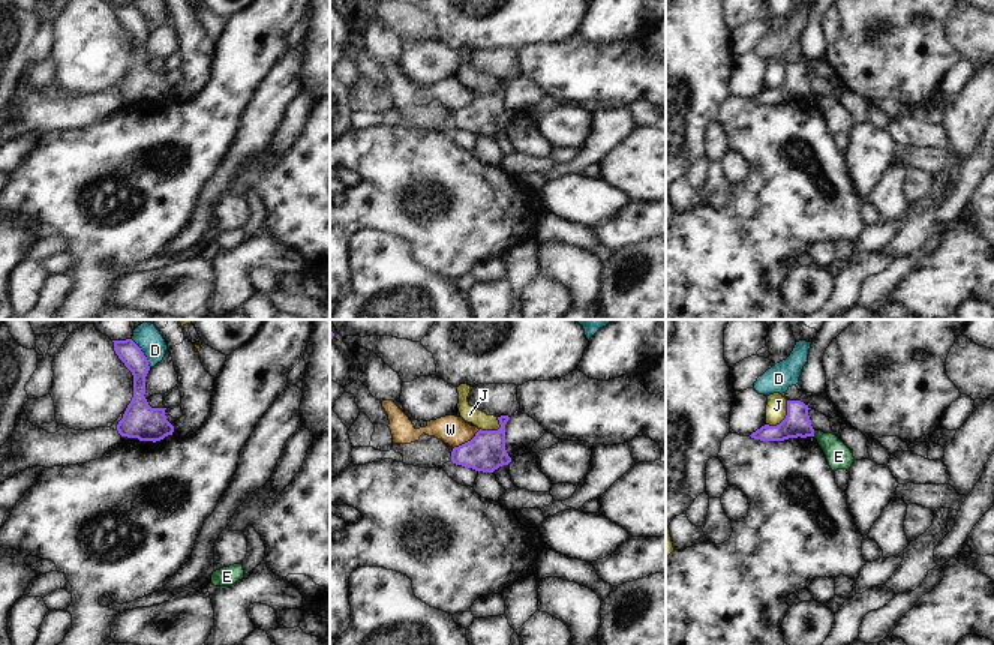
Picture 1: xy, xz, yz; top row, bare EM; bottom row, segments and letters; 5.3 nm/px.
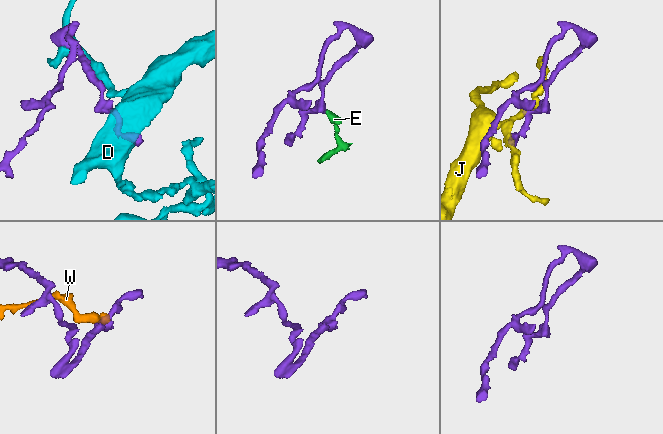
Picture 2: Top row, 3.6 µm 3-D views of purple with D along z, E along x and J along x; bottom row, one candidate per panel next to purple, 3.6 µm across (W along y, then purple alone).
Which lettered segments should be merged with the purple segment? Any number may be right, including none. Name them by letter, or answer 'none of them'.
none of them

